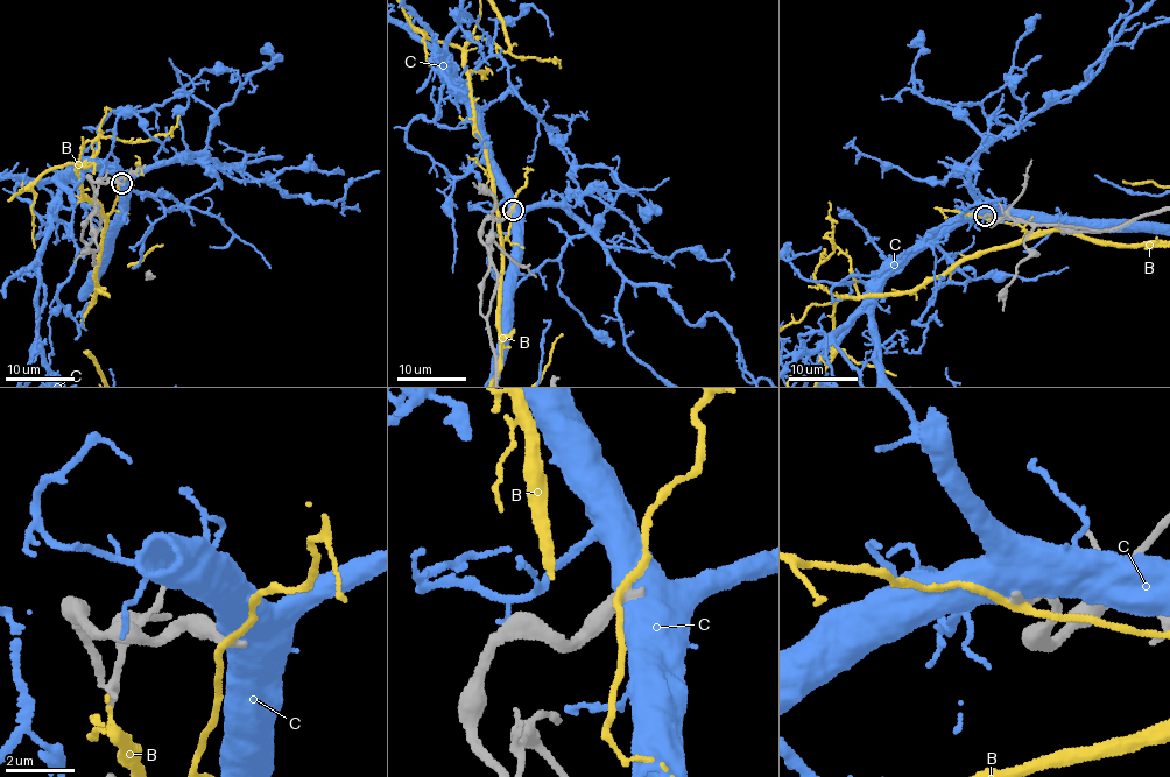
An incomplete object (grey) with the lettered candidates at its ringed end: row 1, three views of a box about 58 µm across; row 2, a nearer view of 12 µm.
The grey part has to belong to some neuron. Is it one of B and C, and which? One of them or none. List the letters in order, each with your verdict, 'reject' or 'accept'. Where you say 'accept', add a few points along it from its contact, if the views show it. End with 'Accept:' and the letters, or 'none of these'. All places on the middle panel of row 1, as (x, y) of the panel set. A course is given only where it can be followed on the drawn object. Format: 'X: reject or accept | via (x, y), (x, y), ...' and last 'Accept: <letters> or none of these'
B: reject
C: reject
Accept: none of these

